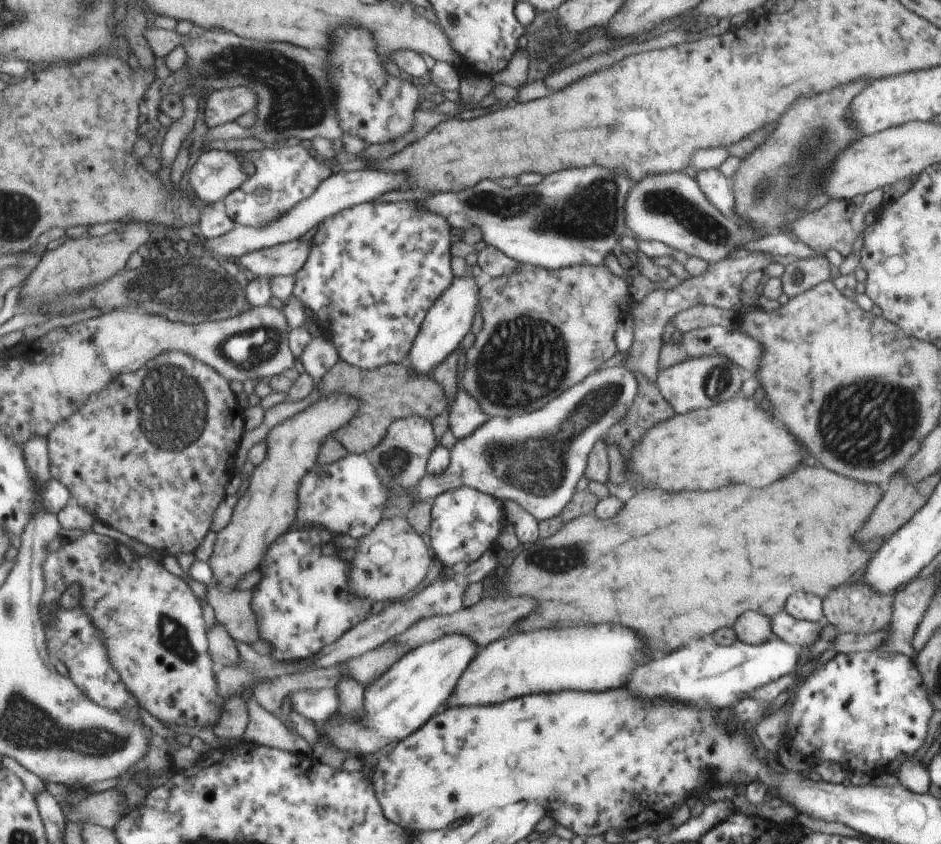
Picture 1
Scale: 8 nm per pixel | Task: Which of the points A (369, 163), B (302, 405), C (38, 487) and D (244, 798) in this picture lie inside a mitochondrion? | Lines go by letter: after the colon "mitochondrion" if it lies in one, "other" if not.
A: other
B: other
C: other
D: other

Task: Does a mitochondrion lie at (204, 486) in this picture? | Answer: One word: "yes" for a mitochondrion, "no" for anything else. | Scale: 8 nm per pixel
no

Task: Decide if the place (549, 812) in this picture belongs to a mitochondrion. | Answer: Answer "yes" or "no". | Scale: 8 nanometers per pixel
no

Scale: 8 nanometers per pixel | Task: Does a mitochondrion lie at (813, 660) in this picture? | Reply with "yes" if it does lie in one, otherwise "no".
no

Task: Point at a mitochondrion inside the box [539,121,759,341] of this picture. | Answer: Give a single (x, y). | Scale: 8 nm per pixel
(668, 202)

